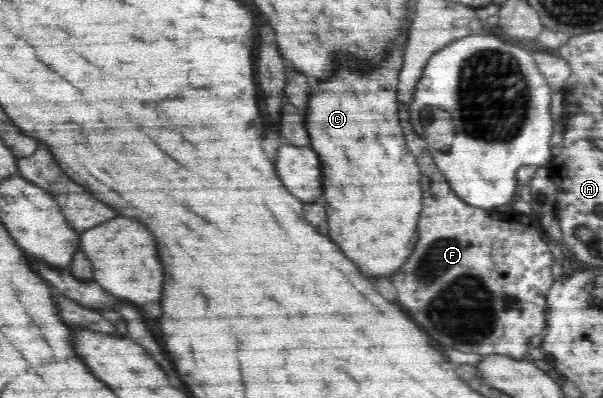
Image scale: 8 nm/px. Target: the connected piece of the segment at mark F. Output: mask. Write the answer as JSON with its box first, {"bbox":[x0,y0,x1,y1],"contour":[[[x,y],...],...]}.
{"bbox":[393,181,553,359],"contour":[[[447,181],[432,182],[428,191],[423,192],[423,210],[419,214],[419,244],[415,248],[415,252],[411,254],[411,258],[407,260],[407,264],[399,270],[399,274],[393,278],[393,286],[397,288],[397,302],[403,306],[405,314],[411,314],[411,318],[415,318],[415,322],[419,322],[419,326],[423,326],[423,330],[427,330],[427,334],[431,334],[431,340],[437,340],[435,344],[439,344],[441,348],[455,348],[458,352],[473,352],[475,354],[502,354],[515,359],[529,359],[529,342],[533,336],[543,334],[543,326],[547,326],[544,320],[544,307],[547,306],[547,292],[551,290],[553,283],[553,254],[551,248],[545,239],[543,230],[536,224],[530,215],[521,216],[515,212],[509,214],[496,211],[485,210],[478,206],[471,206],[470,203],[463,202]]]}

